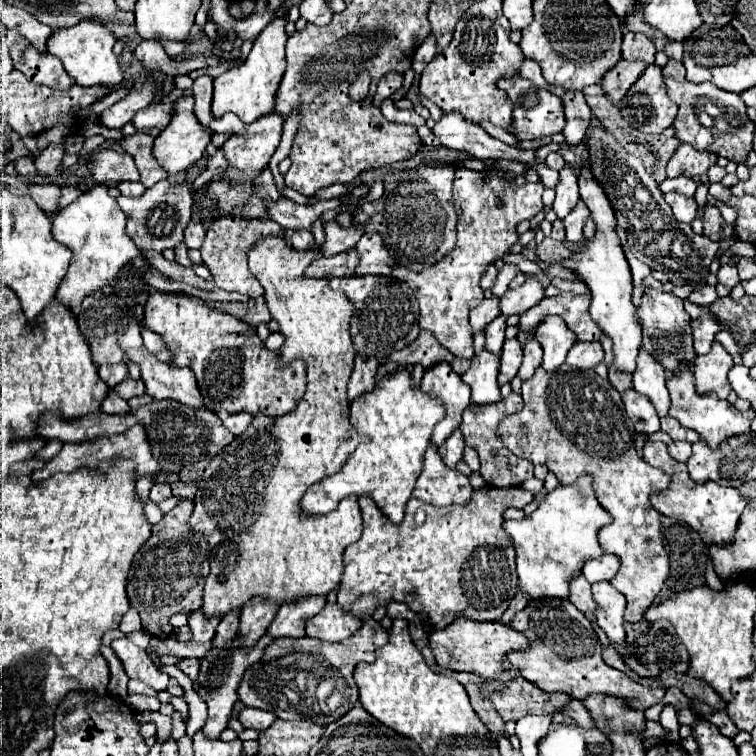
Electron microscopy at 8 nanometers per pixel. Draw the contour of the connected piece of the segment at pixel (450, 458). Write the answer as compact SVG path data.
M455 430L455 432L447 438L447 442L441 446L441 450L439 450L439 456L441 456L441 460L445 462L445 466L455 468L457 462L461 460L463 448L465 448L465 444L463 444L463 436L461 436L459 430Z

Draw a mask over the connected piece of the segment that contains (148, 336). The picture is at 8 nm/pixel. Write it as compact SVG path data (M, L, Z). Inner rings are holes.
M147 328L141 332L141 336L143 336L143 342L145 342L145 348L147 348L153 356L157 356L161 362L169 362L169 360L171 360L171 354L169 354L165 342L161 340L161 336L157 336L155 332L151 332L151 330L147 330Z

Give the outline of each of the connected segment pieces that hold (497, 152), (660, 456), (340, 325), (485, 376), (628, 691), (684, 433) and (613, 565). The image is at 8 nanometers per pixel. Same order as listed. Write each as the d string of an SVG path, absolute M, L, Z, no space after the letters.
M453 112L453 114L443 114L443 118L435 124L433 134L435 134L435 138L441 140L443 146L453 148L453 150L469 152L471 156L481 158L481 160L489 160L489 158L497 160L497 158L501 158L501 160L511 160L511 162L521 162L521 164L525 164L525 166L531 166L531 168L539 174L539 180L541 180L541 184L543 184L545 188L555 188L555 186L557 186L559 172L557 172L557 170L551 170L551 168L545 166L543 162L537 162L535 150L521 150L521 148L515 148L515 146L507 146L507 144L503 144L501 140L489 136L481 126L475 126L475 124L465 122L465 118L463 118L461 114L455 114L455 112Z
M649 442L649 444L645 444L643 458L651 466L663 468L671 476L669 488L651 496L651 504L653 504L653 508L657 512L661 512L663 516L669 516L669 518L677 518L681 522L687 522L691 528L695 528L701 534L703 542L709 544L709 546L711 544L719 544L719 546L733 544L735 530L737 530L737 522L741 518L743 508L749 502L745 496L739 494L737 488L725 488L725 486L719 486L715 482L695 484L689 478L687 464L677 462L675 458L671 458L669 452L667 452L667 446L663 442Z
M265 238L249 252L249 270L265 288L265 302L271 318L279 322L279 334L285 336L283 352L279 352L281 366L295 358L303 358L307 368L307 390L299 406L277 420L269 416L253 418L253 424L237 436L221 454L217 454L201 478L195 494L195 510L191 514L193 534L205 536L209 544L211 572L203 590L205 618L225 616L235 608L243 608L249 600L261 598L277 606L299 602L309 596L327 596L339 588L343 574L343 550L361 536L361 512L357 498L343 498L337 510L325 516L305 516L299 510L299 500L315 482L329 478L347 462L349 454L359 444L359 434L349 422L347 382L353 372L353 342L349 336L349 318L353 306L343 292L329 288L327 280L303 278L303 270L321 256L321 250L297 252L285 244L283 238Z
M483 350L479 356L473 356L471 368L461 378L465 384L469 384L471 402L475 406L497 404L501 400L497 374L499 374L499 356L493 356L487 350Z
M531 600L525 610L521 610L517 618L511 620L511 628L523 632L529 638L531 648L525 652L509 652L507 660L519 670L521 676L545 692L565 692L577 700L585 700L591 694L615 696L625 700L625 704L633 710L641 712L661 702L665 696L665 688L639 684L627 674L607 666L601 658L601 642L591 622L569 600Z
M665 416L661 418L661 430L667 432L673 440L687 440L687 442L695 442L699 440L699 434L695 430L689 430L685 426L681 426L675 418L671 416Z
M603 554L597 560L589 560L583 566L583 576L589 580L589 584L595 582L609 582L619 570L619 560L613 554Z

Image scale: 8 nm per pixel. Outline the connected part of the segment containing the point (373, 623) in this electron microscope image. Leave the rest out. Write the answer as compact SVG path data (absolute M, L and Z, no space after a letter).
M369 618L347 642L321 642L315 638L277 638L261 660L253 664L239 684L239 698L253 708L269 710L283 720L311 720L327 726L345 716L359 700L359 690L353 680L355 664L369 660L375 648L384 646L389 633L377 620Z

